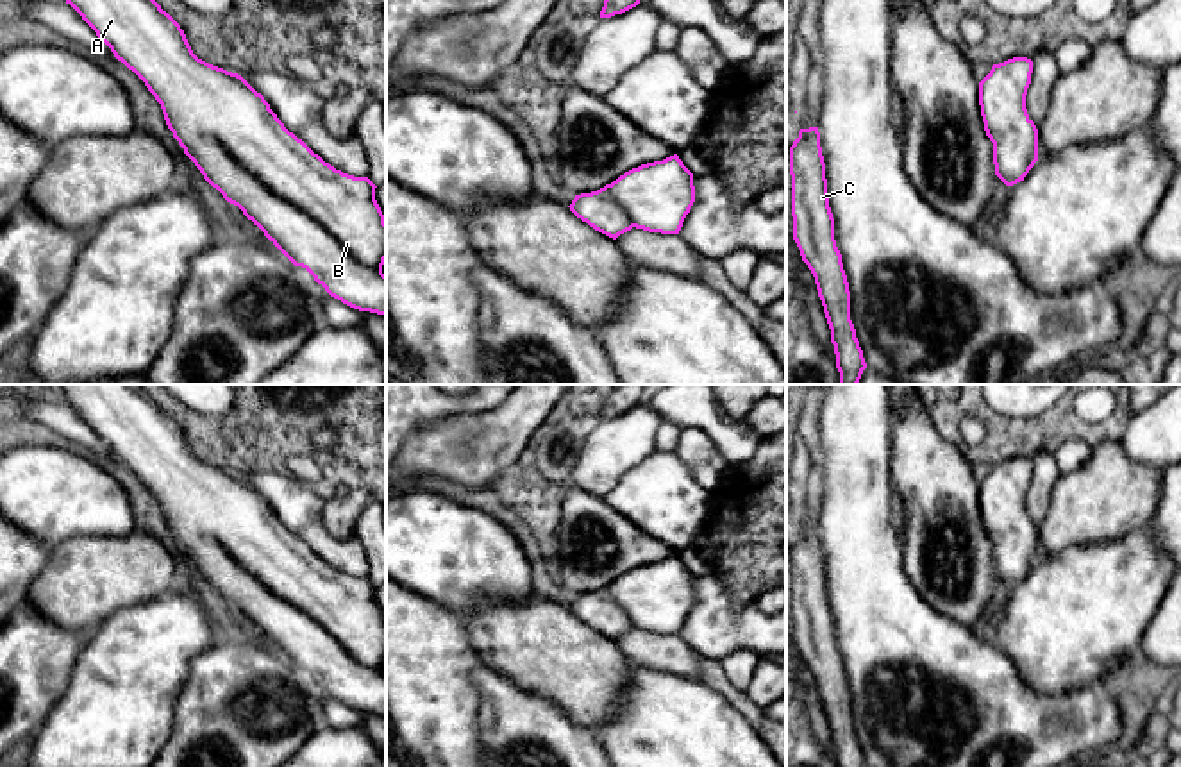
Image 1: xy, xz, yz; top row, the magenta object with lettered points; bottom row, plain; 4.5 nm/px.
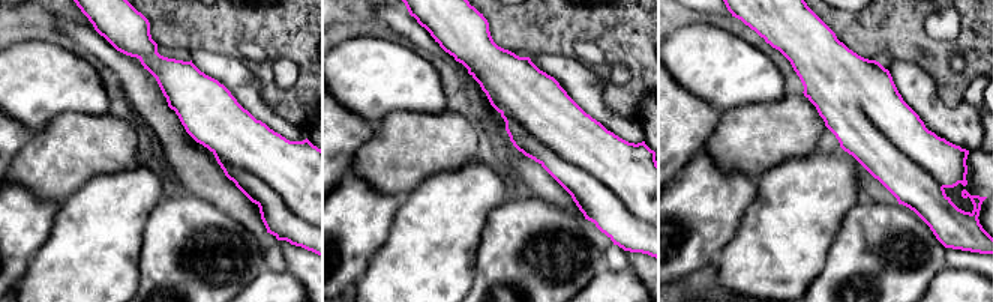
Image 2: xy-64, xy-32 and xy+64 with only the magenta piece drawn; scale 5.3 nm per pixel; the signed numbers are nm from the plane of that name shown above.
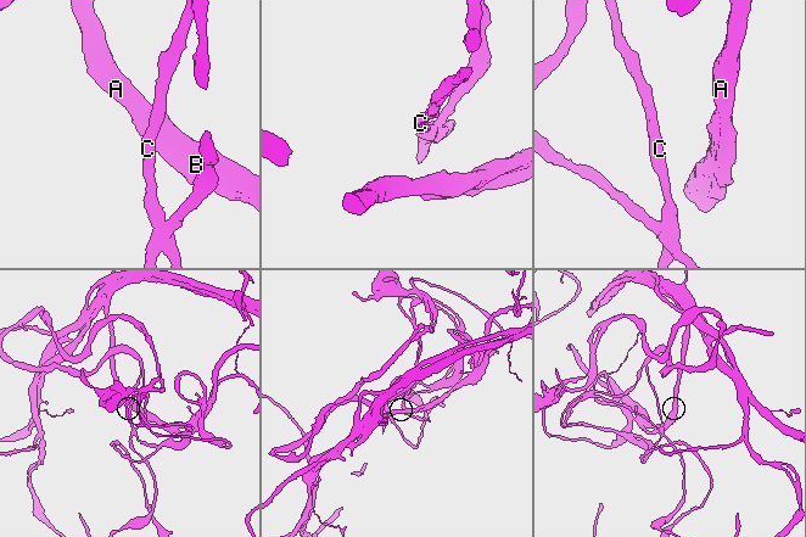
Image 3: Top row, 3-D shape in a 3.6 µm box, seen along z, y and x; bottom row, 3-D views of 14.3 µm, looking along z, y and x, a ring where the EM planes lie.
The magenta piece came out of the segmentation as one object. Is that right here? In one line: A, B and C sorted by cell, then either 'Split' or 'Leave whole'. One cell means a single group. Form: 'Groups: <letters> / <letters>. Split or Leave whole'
Groups: A B C. Leave whole

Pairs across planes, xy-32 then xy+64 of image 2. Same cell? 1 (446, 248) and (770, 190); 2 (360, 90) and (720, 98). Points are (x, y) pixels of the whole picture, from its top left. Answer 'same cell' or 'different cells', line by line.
1: same cell
2: same cell

